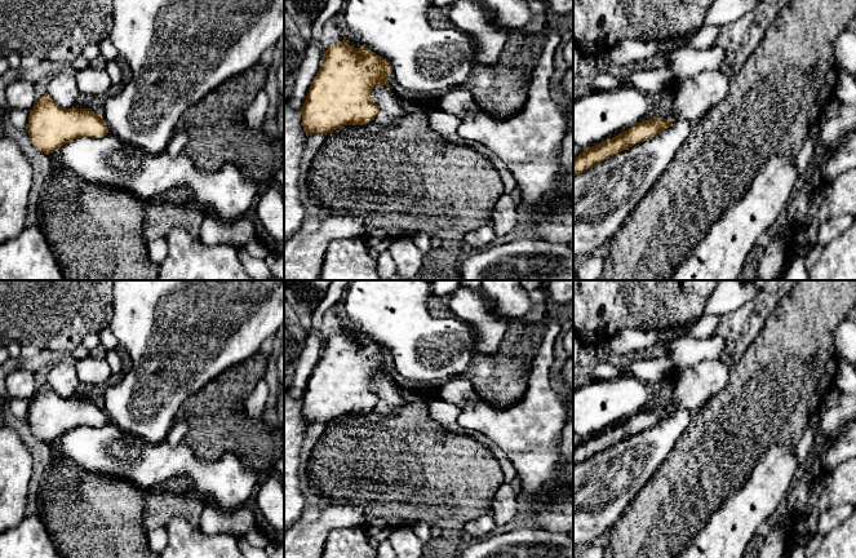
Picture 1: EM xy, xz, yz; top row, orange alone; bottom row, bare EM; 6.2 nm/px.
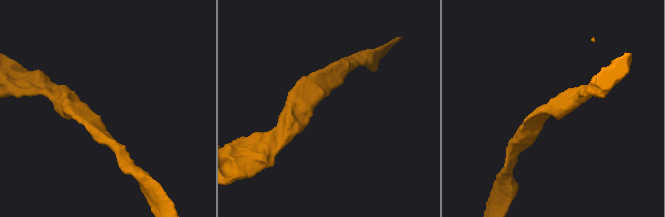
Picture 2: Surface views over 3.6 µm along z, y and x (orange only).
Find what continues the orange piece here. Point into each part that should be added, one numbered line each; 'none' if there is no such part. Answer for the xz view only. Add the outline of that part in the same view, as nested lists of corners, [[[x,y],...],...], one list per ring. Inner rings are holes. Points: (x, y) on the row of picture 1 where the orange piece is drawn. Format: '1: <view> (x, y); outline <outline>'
1: xz (399, 91); outline [[[389,74],[386,76],[387,81],[389,81],[389,87],[391,88],[391,90],[398,96],[398,97],[403,97],[403,98],[408,98],[408,99],[421,99],[421,97],[411,93],[409,90],[404,89],[403,87],[400,87],[396,80],[394,79],[392,74]]]

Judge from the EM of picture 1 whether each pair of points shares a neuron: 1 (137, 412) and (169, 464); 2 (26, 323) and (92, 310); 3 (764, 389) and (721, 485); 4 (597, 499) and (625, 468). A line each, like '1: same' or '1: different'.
1: different
2: same
3: same
4: same

